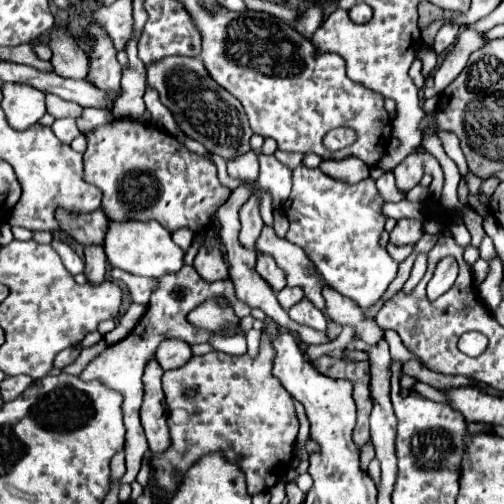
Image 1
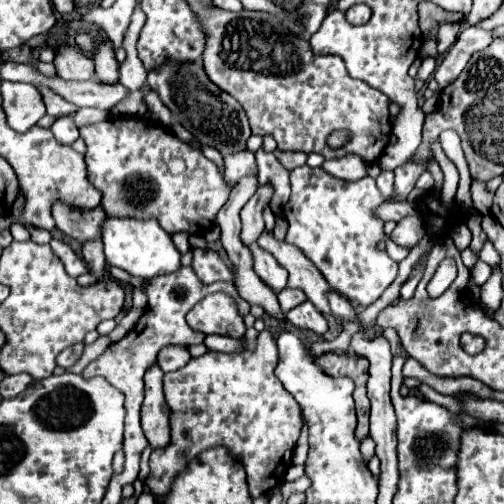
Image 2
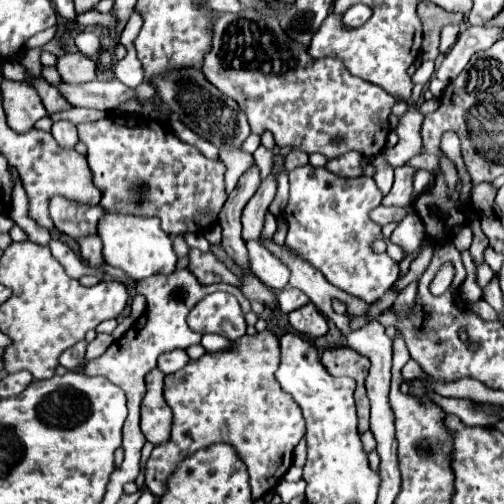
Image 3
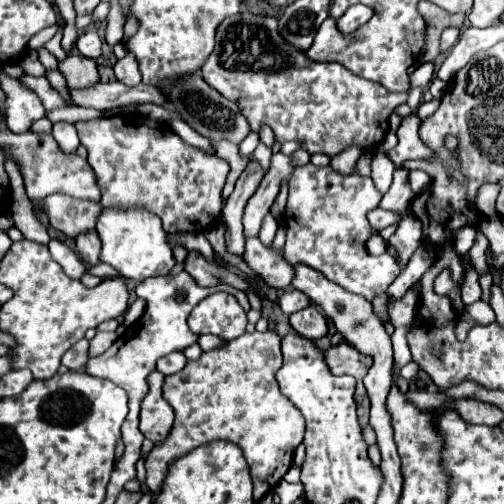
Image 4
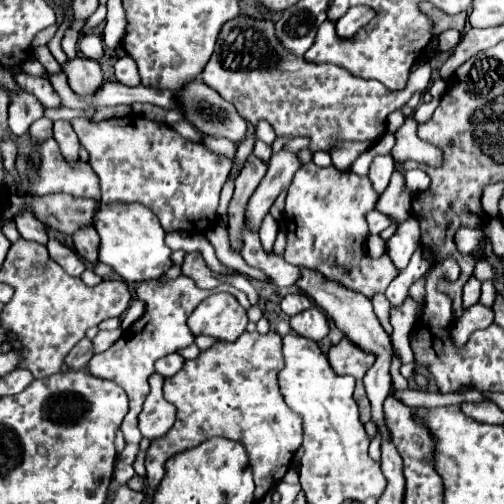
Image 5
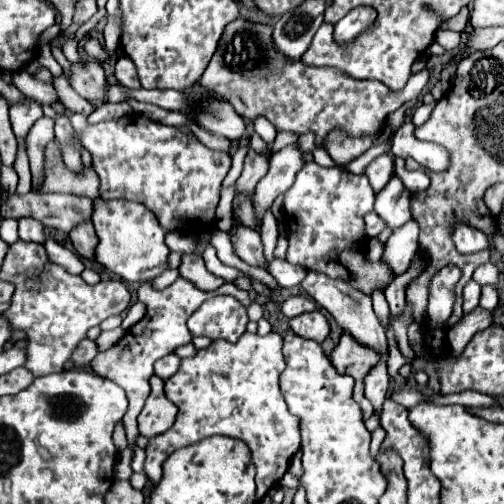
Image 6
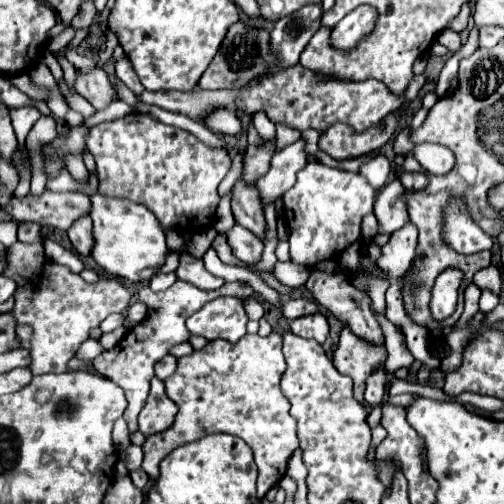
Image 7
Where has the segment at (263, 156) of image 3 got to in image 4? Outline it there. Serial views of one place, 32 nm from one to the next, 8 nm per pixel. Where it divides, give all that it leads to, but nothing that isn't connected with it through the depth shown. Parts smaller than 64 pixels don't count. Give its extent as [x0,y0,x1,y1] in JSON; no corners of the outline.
[252,144,272,172]

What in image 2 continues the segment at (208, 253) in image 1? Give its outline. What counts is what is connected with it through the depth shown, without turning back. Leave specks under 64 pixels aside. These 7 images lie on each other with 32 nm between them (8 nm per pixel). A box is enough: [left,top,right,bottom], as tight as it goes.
[192,248,234,284]

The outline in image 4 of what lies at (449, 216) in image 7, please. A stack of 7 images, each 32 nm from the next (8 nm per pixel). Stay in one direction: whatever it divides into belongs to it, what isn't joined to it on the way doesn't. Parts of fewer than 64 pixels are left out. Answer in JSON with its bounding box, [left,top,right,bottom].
[454,226,476,254]

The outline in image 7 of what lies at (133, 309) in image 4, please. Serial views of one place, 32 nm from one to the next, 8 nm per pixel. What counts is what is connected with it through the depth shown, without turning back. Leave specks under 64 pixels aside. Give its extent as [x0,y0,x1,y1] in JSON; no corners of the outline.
[124,302,148,328]

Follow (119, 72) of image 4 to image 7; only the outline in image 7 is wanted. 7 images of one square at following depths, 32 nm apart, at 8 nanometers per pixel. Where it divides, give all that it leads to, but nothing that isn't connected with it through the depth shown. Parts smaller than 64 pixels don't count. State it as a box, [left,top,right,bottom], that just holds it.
[116,60,144,94]

